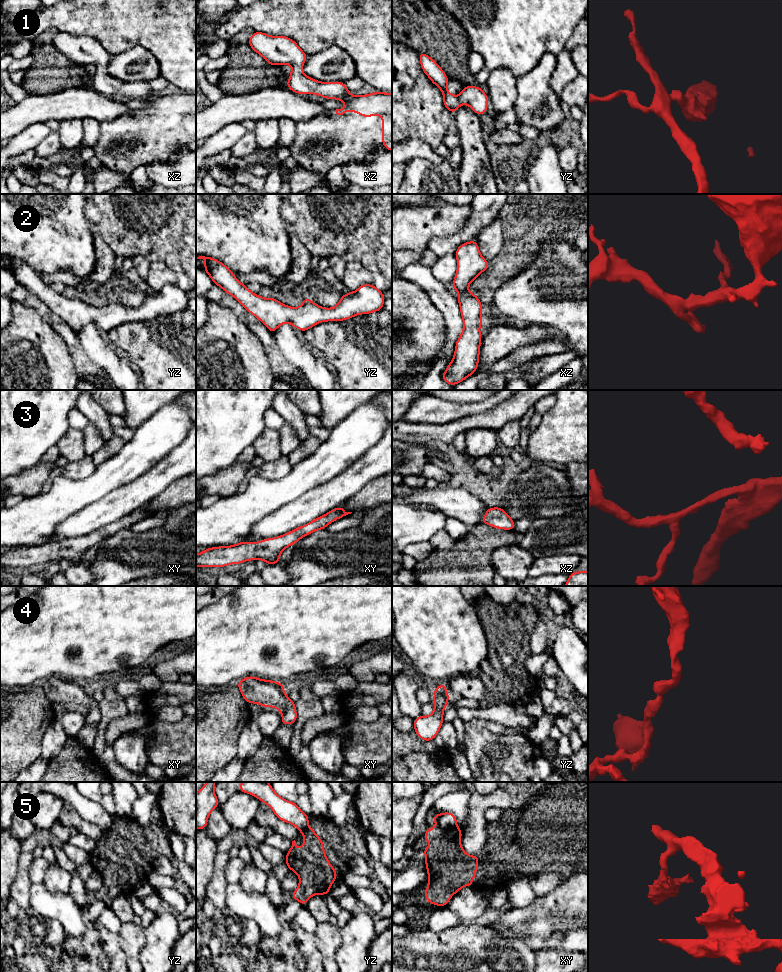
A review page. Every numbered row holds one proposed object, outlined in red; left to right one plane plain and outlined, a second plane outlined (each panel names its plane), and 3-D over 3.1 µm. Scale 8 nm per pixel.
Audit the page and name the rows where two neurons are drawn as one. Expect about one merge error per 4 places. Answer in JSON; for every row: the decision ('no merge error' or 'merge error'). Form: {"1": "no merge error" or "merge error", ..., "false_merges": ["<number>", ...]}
{"1": "no merge error", "2": "no merge error", "3": "no merge error", "4": "no merge error", "5": "merge error", "false_merges": ["5"]}

